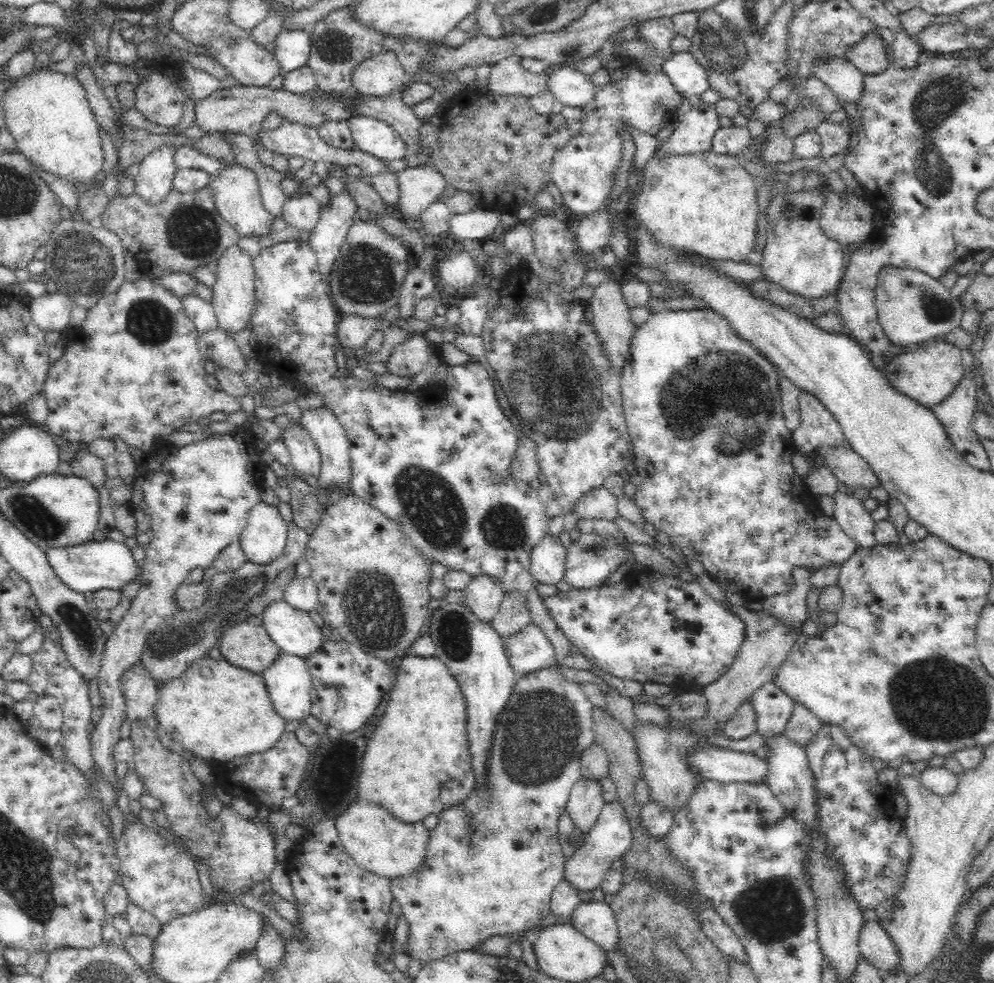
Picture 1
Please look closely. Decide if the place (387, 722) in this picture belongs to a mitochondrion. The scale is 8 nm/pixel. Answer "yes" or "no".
no

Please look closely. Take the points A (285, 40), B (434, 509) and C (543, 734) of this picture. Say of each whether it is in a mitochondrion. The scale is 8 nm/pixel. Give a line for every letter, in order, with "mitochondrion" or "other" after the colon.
A: other
B: mitochondrion
C: mitochondrion

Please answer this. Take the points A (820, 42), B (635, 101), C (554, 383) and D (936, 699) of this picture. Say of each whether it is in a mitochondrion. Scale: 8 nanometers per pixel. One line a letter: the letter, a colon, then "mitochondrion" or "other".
A: mitochondrion
B: other
C: mitochondrion
D: mitochondrion

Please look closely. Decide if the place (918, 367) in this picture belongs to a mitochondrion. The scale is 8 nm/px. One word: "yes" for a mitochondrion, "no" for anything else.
no

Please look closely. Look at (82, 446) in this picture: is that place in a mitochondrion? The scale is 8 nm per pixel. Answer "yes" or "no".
no

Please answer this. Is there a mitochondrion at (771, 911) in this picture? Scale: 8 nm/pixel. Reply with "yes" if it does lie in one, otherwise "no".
yes

